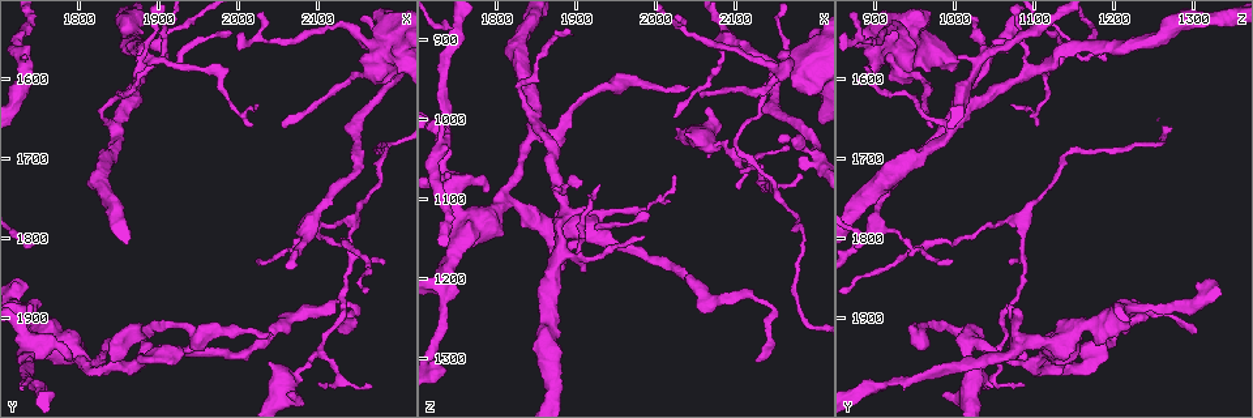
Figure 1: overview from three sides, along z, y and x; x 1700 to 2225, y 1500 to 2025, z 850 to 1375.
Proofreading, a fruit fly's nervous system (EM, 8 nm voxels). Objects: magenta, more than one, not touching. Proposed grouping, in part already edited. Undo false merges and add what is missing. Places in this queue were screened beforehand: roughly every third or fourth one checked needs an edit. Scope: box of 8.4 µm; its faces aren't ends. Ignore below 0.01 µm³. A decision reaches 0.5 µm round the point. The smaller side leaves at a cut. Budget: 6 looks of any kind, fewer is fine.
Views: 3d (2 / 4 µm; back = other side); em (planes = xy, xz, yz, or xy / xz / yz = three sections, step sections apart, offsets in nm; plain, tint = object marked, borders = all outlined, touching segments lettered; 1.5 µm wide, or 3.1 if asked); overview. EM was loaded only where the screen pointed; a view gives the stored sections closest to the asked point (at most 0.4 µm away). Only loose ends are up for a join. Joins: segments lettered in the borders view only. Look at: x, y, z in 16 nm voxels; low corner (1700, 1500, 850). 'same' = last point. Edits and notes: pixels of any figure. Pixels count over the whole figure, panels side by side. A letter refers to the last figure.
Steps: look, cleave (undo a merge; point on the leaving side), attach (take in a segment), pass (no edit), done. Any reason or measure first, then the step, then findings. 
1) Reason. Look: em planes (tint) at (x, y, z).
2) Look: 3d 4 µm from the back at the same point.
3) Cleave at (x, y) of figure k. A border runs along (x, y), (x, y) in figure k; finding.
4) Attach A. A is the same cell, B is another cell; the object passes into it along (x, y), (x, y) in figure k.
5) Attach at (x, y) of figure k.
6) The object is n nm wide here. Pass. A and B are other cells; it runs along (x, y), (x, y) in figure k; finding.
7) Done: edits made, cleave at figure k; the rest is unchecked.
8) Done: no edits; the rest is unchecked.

Thick turns thin. Look: em planes (borders) at (2100, 1945, 1050).

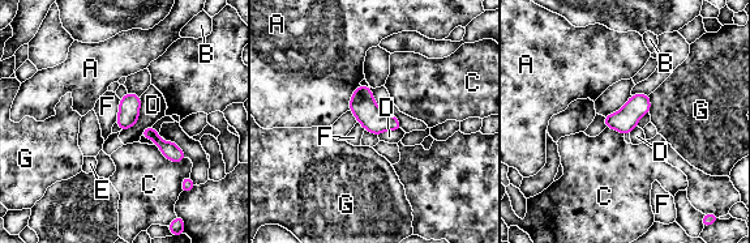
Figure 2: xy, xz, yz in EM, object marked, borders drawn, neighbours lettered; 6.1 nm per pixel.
Pass. A, B, C, D, E, F and G are other cells; one cell here.

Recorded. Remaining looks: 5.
An open end. Look: em planes (borders) at (2175, 1550, 1060).

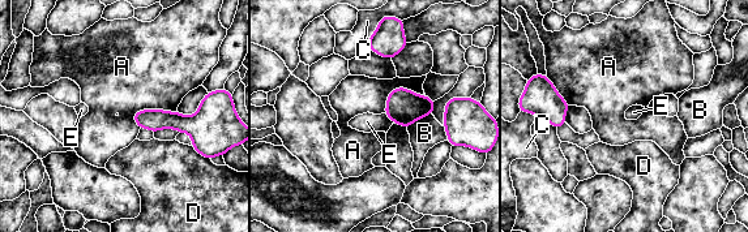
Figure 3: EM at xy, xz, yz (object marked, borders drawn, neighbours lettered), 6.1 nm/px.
Pass. A, B, C, D and E are other cells; it runs along (137, 116), (176, 120), (197, 142) in figure 3; none of them fits.

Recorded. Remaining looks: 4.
An open end. Look: em planes (tint) at (2060, 1660, 970).

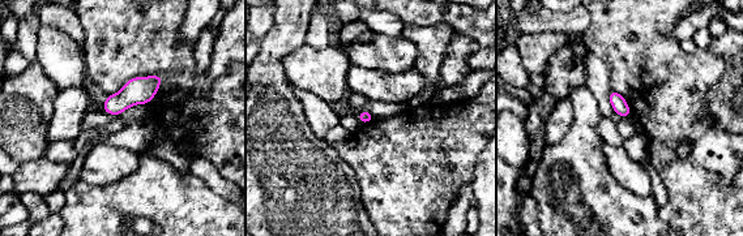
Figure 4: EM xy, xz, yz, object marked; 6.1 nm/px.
See the neighbours. Look: em planes (borders) at the same point.

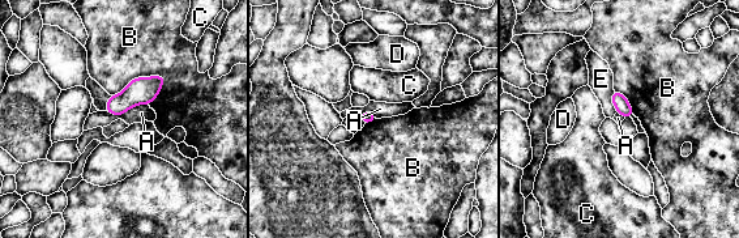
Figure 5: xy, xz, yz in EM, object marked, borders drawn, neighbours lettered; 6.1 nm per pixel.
Pass. A, B, C, D and E are other cells; a border runs along (148, 103), (119, 115), (106, 111) in figure 5; none of them fits.

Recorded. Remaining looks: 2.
Done: no edits; the rest is unchecked.

